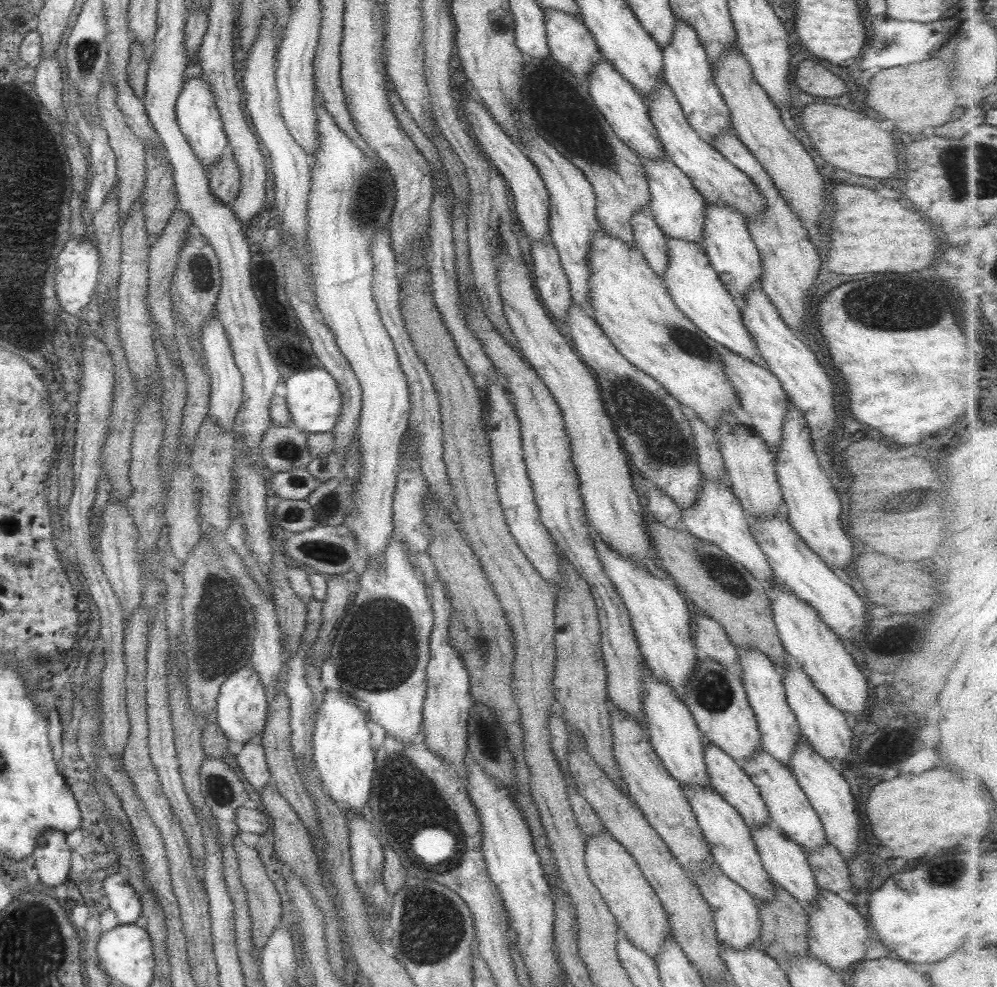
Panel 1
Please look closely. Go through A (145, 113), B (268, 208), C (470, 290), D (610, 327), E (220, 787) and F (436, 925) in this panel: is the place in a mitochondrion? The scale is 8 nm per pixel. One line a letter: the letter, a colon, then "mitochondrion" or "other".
A: other
B: other
C: other
D: other
E: mitochondrion
F: mitochondrion

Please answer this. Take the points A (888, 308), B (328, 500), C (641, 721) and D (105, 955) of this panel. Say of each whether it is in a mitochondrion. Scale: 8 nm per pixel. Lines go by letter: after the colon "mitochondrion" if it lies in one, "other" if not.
A: mitochondrion
B: mitochondrion
C: other
D: other

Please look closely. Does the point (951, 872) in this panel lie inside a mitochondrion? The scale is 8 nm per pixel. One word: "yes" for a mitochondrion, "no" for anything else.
yes

